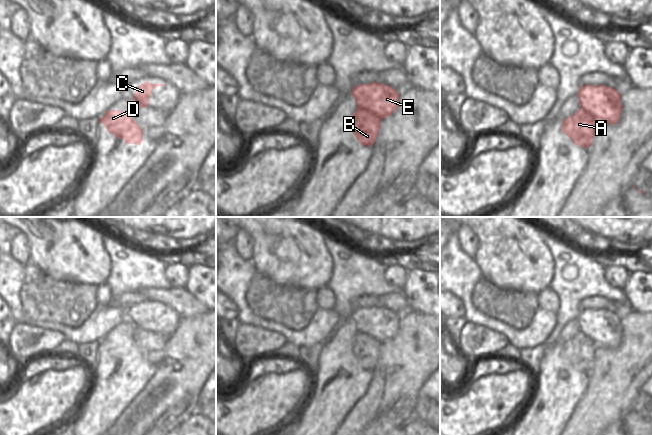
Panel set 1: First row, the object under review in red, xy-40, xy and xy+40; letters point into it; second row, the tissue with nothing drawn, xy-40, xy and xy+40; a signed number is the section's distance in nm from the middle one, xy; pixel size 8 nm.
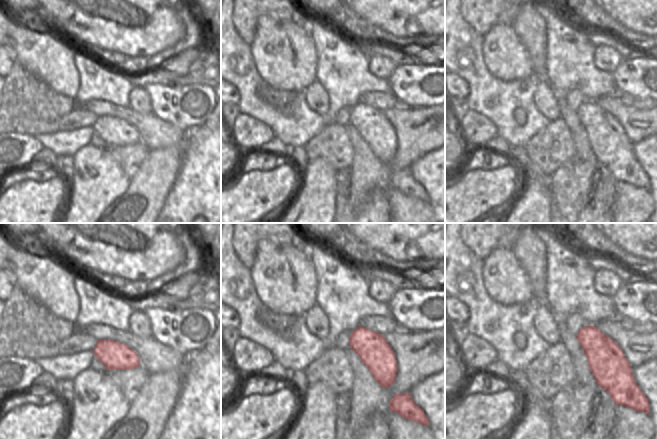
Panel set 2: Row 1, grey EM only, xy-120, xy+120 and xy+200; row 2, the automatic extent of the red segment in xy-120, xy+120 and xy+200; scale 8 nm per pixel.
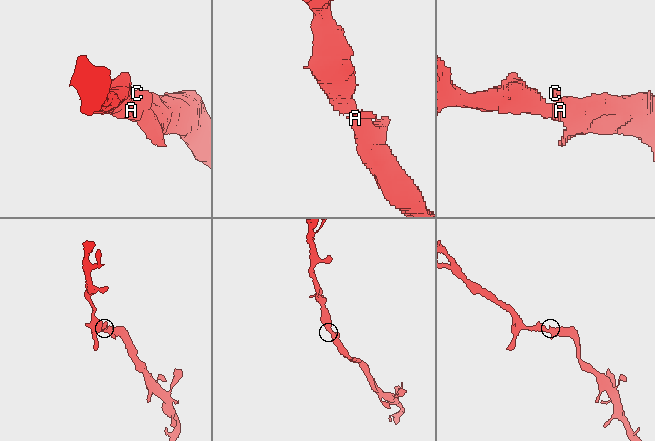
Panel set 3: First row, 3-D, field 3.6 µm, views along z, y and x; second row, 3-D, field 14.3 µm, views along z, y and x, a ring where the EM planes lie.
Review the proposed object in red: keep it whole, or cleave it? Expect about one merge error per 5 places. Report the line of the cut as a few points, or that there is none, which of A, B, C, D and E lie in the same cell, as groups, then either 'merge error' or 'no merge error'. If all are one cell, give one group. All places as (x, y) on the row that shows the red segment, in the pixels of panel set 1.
no cut | A B C D E | no merge error

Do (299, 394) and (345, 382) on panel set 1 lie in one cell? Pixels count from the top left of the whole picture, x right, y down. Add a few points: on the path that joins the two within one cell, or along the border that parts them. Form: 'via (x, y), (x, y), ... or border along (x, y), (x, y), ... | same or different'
border along (310, 376), (303, 380), (308, 395), (302, 403) | different

